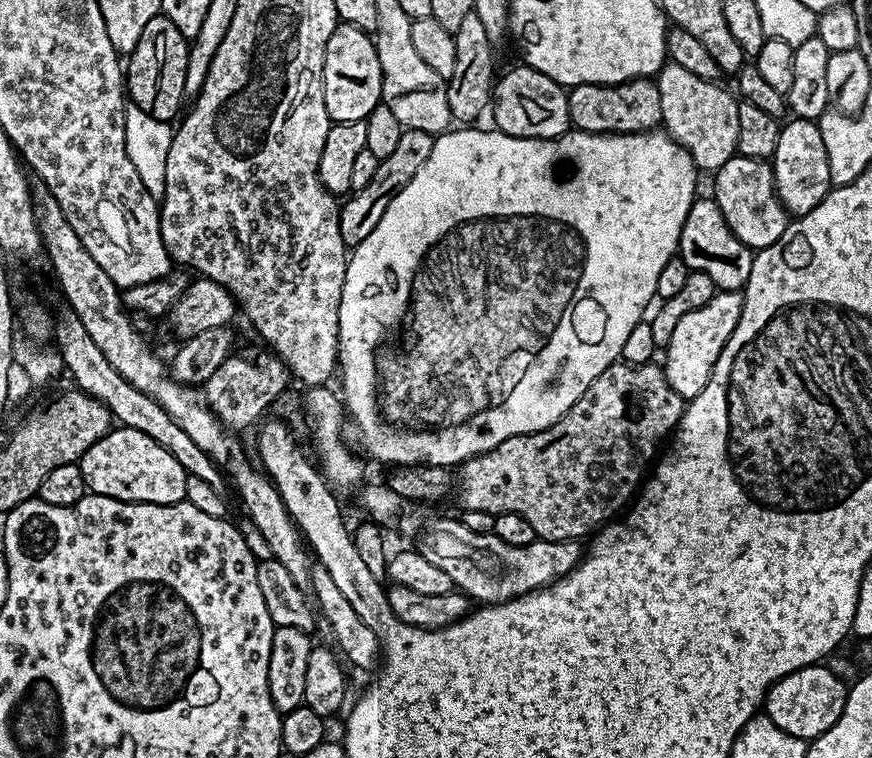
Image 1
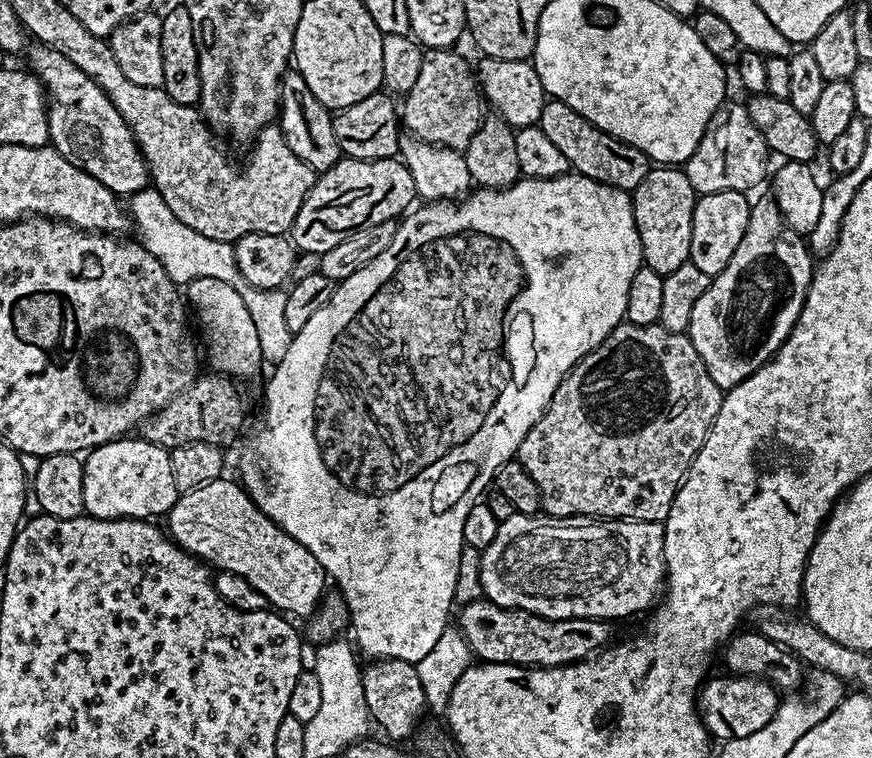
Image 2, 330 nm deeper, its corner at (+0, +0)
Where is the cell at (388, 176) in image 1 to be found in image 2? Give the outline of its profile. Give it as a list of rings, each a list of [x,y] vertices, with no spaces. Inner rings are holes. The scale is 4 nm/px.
[[[341,158],[336,165],[330,166],[329,169],[317,175],[310,194],[306,194],[302,208],[298,210],[298,216],[294,218],[290,239],[300,252],[322,253],[326,250],[334,250],[338,242],[346,242],[350,234],[358,234],[358,230],[366,226],[378,226],[378,222],[403,217],[413,207],[412,200],[416,199],[414,178],[410,178],[410,170],[403,160],[399,158],[391,160]]]

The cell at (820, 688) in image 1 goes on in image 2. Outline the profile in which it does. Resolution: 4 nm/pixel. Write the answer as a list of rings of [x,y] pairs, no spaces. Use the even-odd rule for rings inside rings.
[[[725,676],[711,678],[703,683],[697,695],[697,711],[701,723],[711,737],[730,740],[733,737],[746,738],[757,730],[762,730],[777,712],[780,701],[777,689],[755,676]]]

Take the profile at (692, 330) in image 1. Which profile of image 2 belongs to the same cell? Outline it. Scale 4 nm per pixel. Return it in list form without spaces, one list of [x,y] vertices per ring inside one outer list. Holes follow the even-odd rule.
[[[768,194],[753,199],[746,234],[726,270],[711,277],[706,294],[698,298],[686,333],[722,390],[750,378],[784,345],[800,320],[813,271],[814,256],[805,237],[784,221],[775,199]]]

